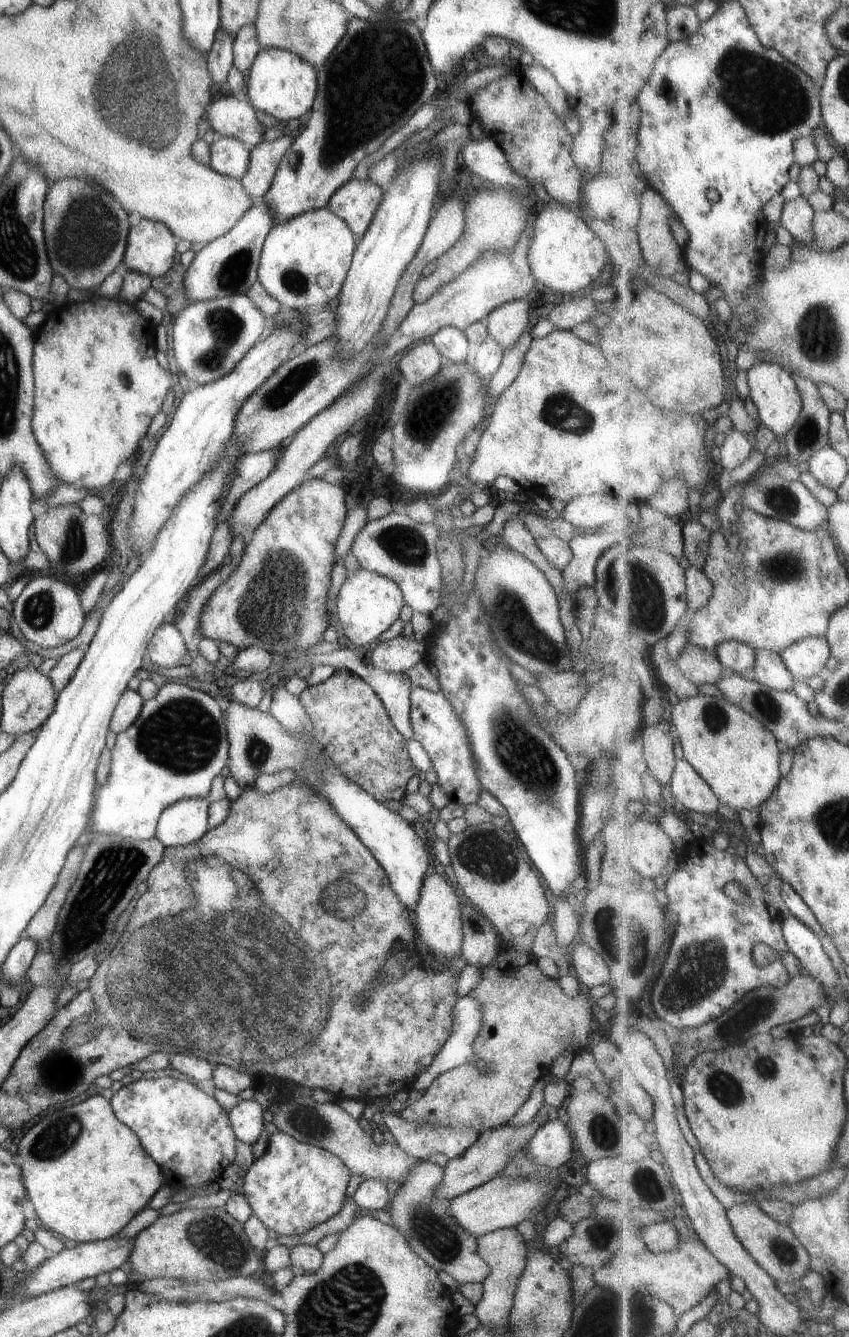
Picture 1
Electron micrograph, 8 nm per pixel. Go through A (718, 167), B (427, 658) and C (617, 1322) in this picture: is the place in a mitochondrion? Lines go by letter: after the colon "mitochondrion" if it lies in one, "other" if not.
A: other
B: other
C: mitochondrion

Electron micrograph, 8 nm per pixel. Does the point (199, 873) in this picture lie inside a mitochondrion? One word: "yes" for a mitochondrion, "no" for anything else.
no

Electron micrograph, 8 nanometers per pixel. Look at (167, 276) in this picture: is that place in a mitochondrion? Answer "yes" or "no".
no

